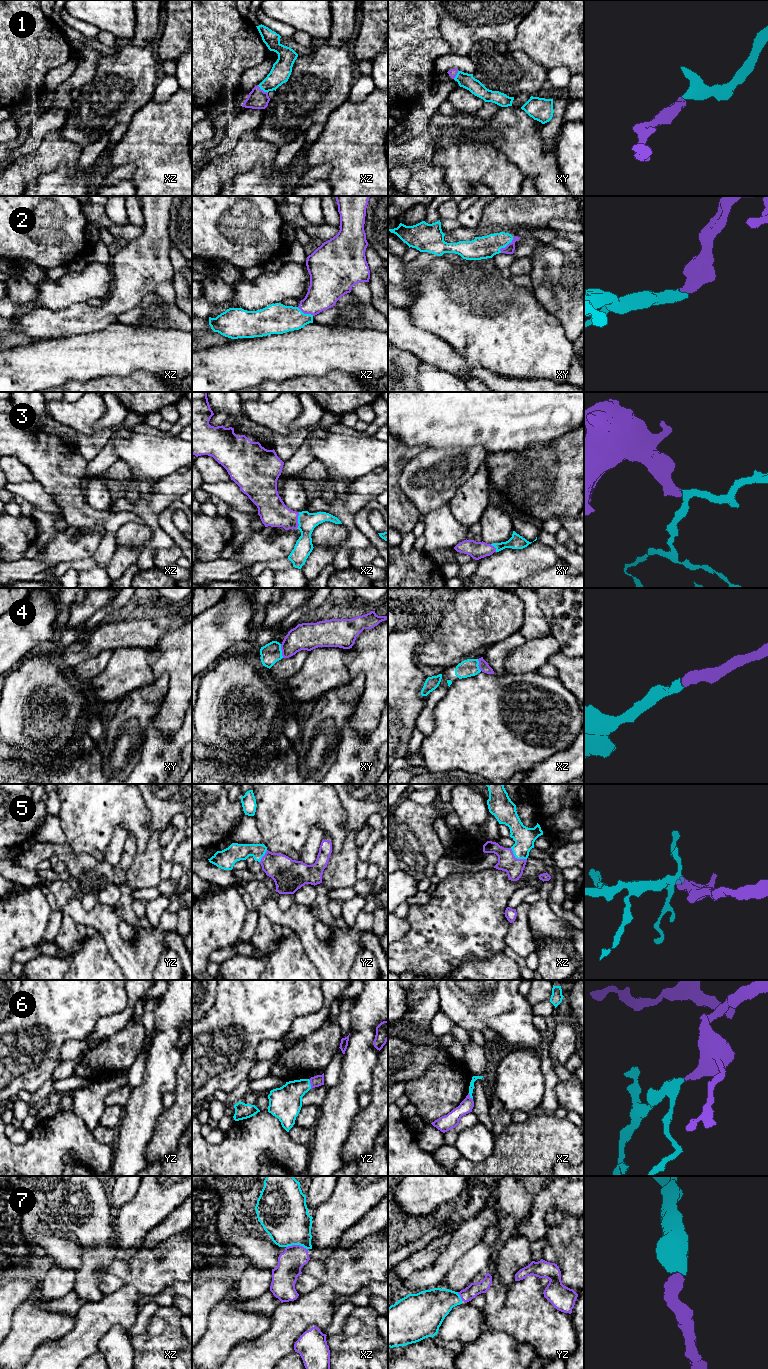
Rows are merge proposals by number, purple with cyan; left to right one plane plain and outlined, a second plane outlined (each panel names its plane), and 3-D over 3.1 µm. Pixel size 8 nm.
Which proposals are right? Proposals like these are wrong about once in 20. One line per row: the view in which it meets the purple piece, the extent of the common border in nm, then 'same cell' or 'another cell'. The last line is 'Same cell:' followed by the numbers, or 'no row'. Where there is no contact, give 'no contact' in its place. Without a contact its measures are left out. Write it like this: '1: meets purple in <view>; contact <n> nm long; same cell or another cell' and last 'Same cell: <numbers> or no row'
1: meets purple in xz; contact 110 nm long; same cell
2: meets purple in xy; contact 170 nm long; same cell
3: meets purple in xz; contact 140 nm long; same cell
4: meets purple in xy; contact 110 nm long; same cell
5: meets purple in xz; contact 160 nm long; same cell
6: meets purple in yz; contact 80 nm long; same cell
7: meets purple in xz; contact 180 nm long; same cell
Same cell: 1, 2, 3, 4, 5, 6, 7

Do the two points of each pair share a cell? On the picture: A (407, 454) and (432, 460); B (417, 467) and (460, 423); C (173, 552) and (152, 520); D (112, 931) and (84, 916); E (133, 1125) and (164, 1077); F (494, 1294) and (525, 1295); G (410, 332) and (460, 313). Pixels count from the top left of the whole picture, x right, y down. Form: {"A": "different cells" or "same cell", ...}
{"A": "different cells", "B": "different cells", "C": "different cells", "D": "same cell", "E": "same cell", "F": "different cells", "G": "different cells"}

